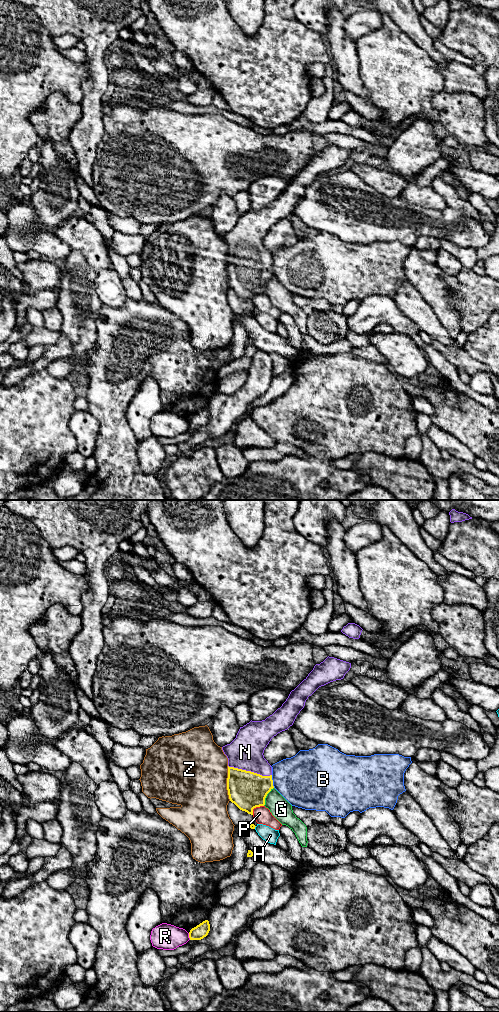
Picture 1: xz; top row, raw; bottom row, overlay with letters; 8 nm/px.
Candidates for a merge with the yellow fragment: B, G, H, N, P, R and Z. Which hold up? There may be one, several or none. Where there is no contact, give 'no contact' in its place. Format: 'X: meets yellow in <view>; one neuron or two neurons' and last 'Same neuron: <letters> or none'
B: meets yellow in xz; two neurons
G: meets yellow in xz; two neurons
H: meets yellow in xz; two neurons
N: meets yellow in xz; one neuron
P: meets yellow in xz; two neurons
R: meets yellow in xz; two neurons
Z: meets yellow in xz; two neurons
Same neuron: N

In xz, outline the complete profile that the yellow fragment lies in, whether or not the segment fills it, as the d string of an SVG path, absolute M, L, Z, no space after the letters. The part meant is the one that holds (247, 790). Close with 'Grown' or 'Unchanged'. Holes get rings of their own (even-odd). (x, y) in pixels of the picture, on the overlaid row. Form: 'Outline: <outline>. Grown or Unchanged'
Outline: M328 656L323 662L314 666L308 676L290 692L286 701L272 715L262 721L251 720L240 727L236 738L230 744L222 747L228 758L227 790L229 799L240 810L253 815L253 809L264 806L267 794L274 788L272 767L263 755L271 739L293 725L308 697L319 687L343 679L350 668L351 663Z. Grown

